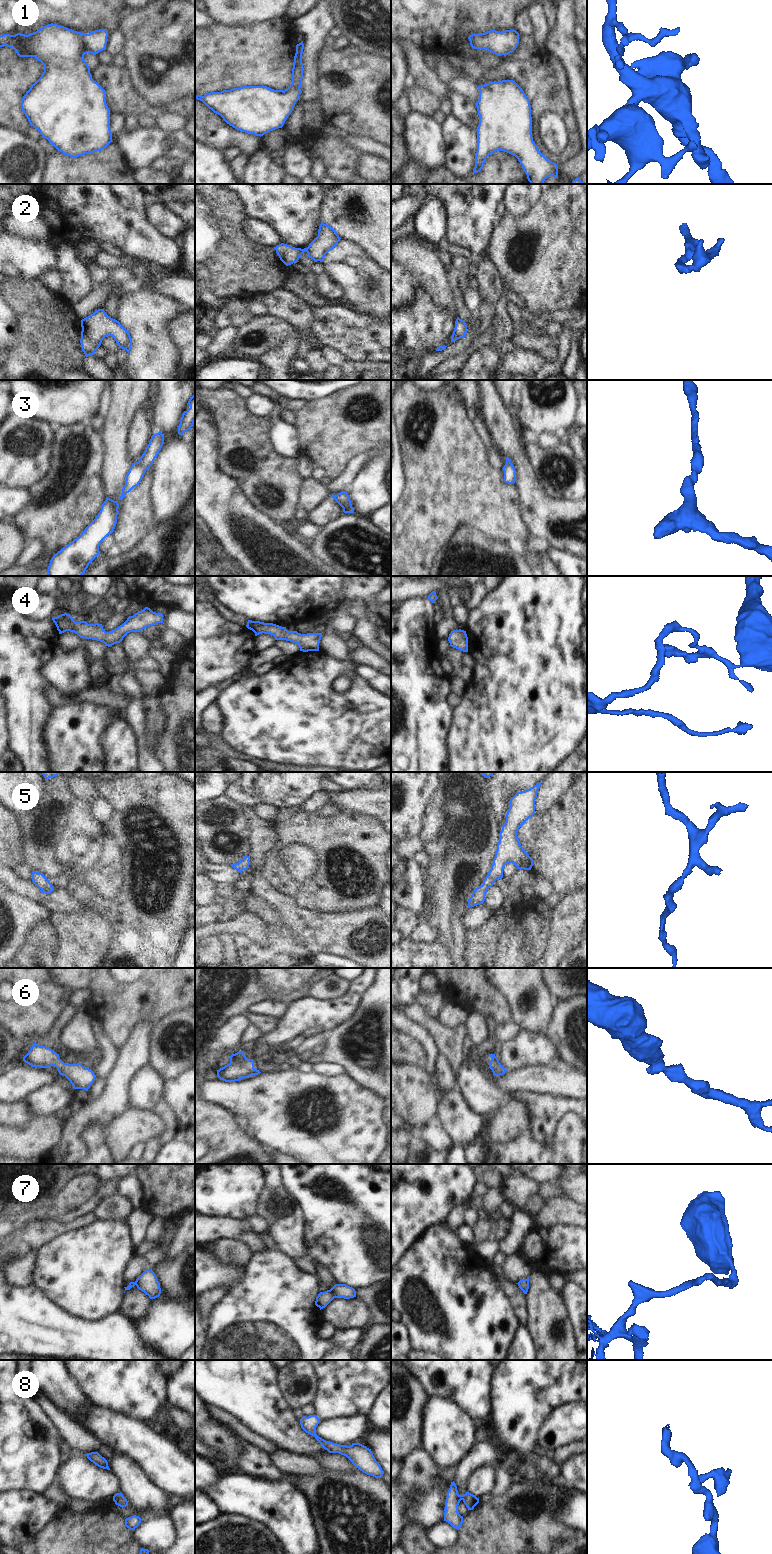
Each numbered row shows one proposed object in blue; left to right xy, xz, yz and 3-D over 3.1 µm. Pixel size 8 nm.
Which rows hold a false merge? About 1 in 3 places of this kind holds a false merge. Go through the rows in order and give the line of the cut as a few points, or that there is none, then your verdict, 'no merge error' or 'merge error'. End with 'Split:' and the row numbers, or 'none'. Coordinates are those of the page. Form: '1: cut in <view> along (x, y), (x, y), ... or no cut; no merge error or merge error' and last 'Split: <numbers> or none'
1: no cut; no merge error
2: no cut; no merge error
3: no cut; no merge error
4: no cut; no merge error
5: no cut; no merge error
6: no cut; no merge error
7: cut in xz along (329, 1290), (334, 1297); merge error
8: no cut; no merge error
Split: 7

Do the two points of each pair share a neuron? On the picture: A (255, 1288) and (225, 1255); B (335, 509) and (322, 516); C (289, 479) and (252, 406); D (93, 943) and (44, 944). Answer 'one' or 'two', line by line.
A: two
B: one
C: two
D: two

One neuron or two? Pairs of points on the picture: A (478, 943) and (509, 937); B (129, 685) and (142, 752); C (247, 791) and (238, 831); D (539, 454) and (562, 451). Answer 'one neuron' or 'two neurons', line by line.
A: two neurons
B: one neuron
C: two neurons
D: one neuron

